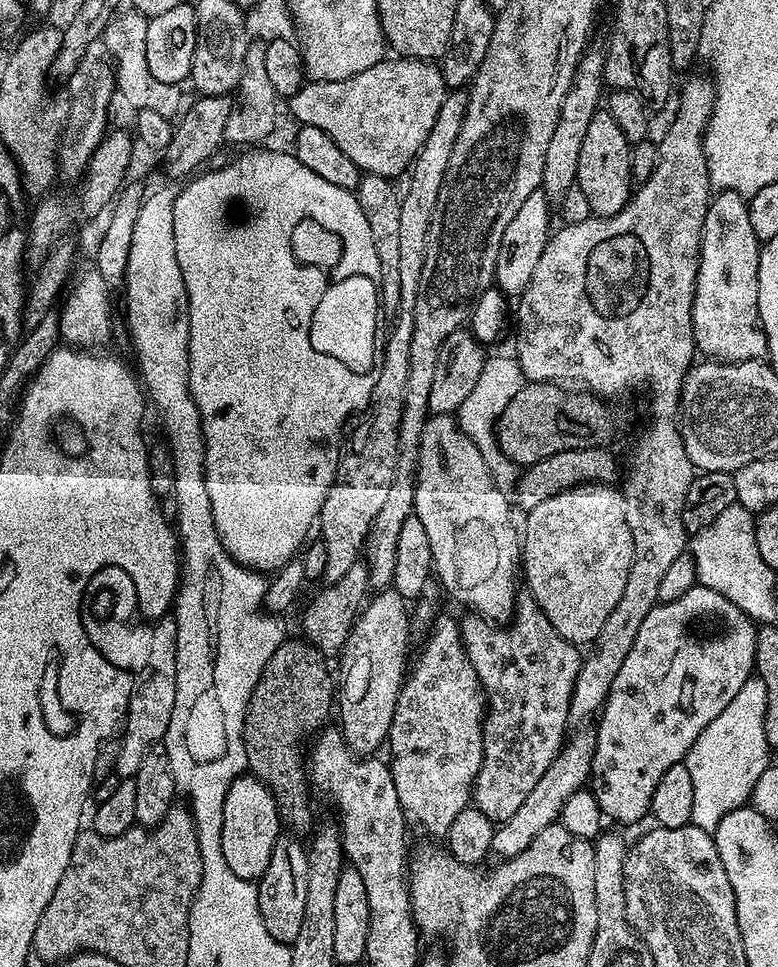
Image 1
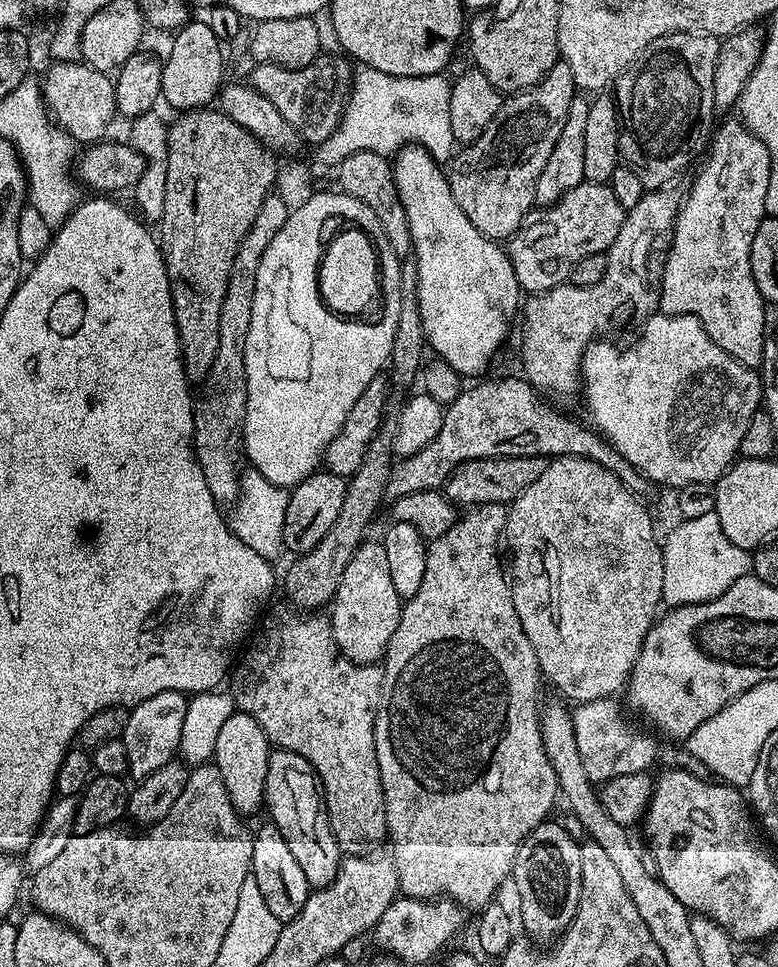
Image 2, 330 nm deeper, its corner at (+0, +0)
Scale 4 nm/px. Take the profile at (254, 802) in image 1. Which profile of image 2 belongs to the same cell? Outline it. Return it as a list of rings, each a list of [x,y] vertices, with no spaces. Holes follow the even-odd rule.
[[[236,710],[225,720],[219,731],[217,745],[214,746],[214,763],[222,774],[222,782],[226,782],[226,794],[230,794],[230,802],[241,817],[248,818],[251,812],[261,811],[266,790],[266,770],[268,769],[268,753],[270,745],[268,735],[250,718],[250,714]]]

